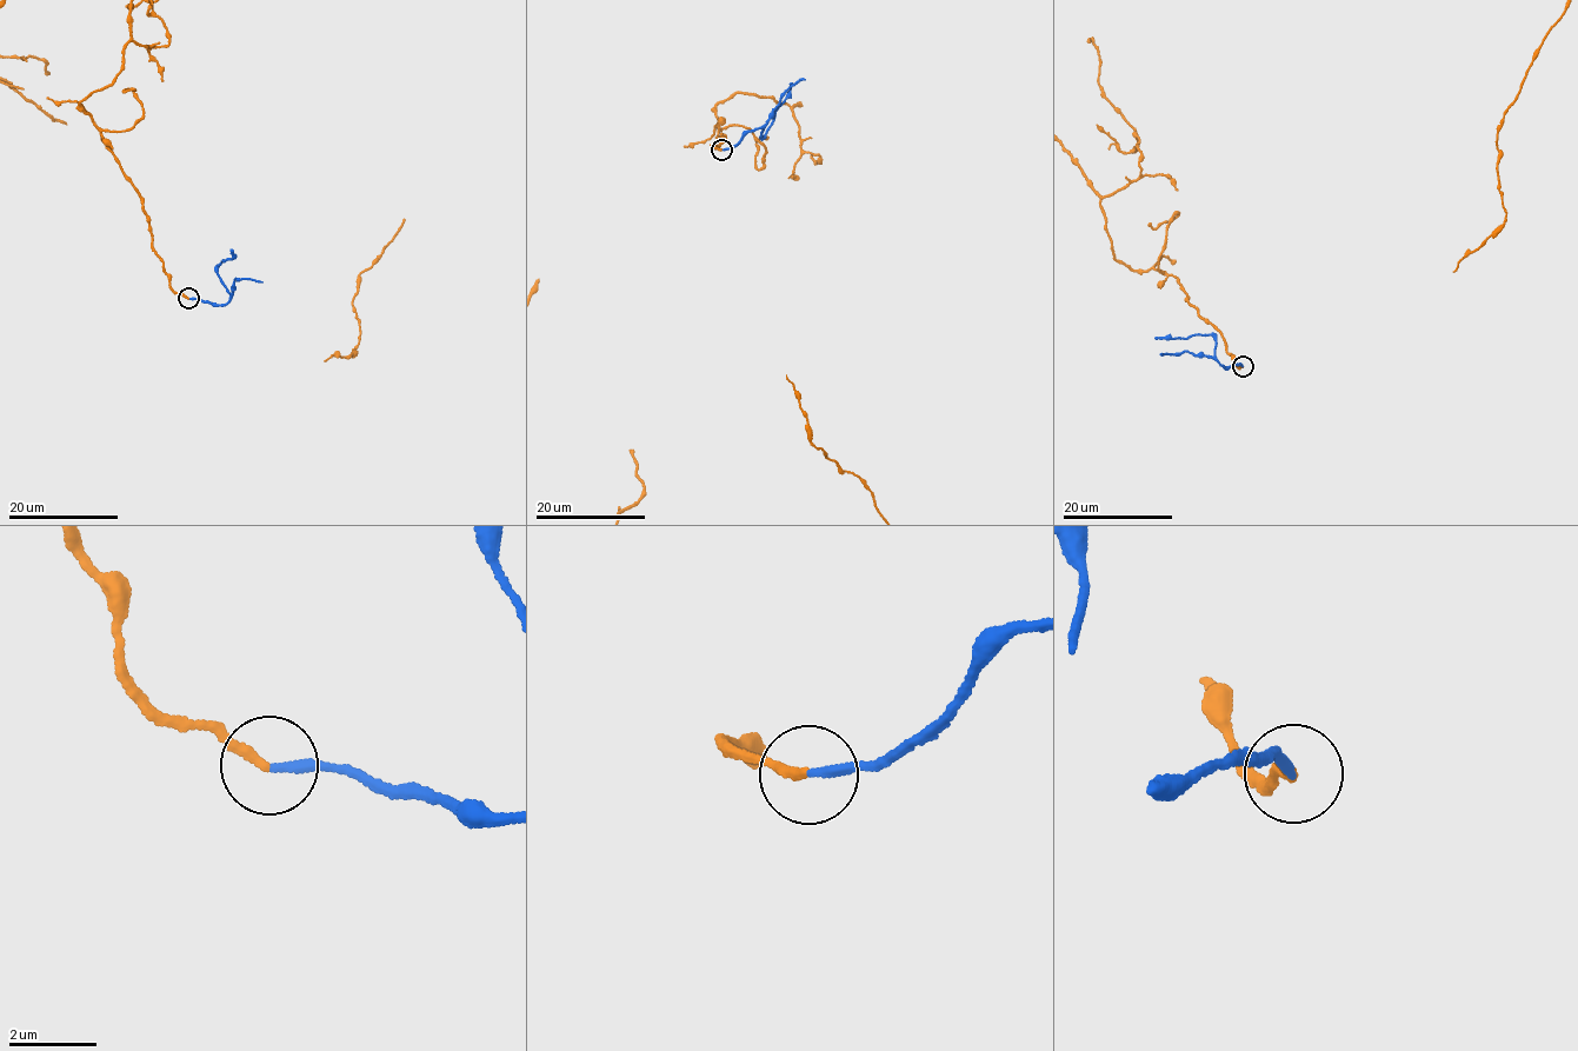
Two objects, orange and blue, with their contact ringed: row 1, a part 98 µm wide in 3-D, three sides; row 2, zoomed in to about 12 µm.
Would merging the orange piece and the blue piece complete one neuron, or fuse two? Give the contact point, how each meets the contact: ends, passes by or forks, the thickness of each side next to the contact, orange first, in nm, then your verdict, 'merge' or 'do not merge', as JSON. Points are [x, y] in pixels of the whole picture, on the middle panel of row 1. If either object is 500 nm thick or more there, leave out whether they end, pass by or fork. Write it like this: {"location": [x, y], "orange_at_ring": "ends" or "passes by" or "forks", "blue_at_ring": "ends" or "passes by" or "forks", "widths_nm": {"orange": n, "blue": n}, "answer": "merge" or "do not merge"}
{"location": [721, 150], "orange_at_ring": "ends", "blue_at_ring": "ends", "widths_nm": {"orange": 220, "blue": 180}, "answer": "merge"}

